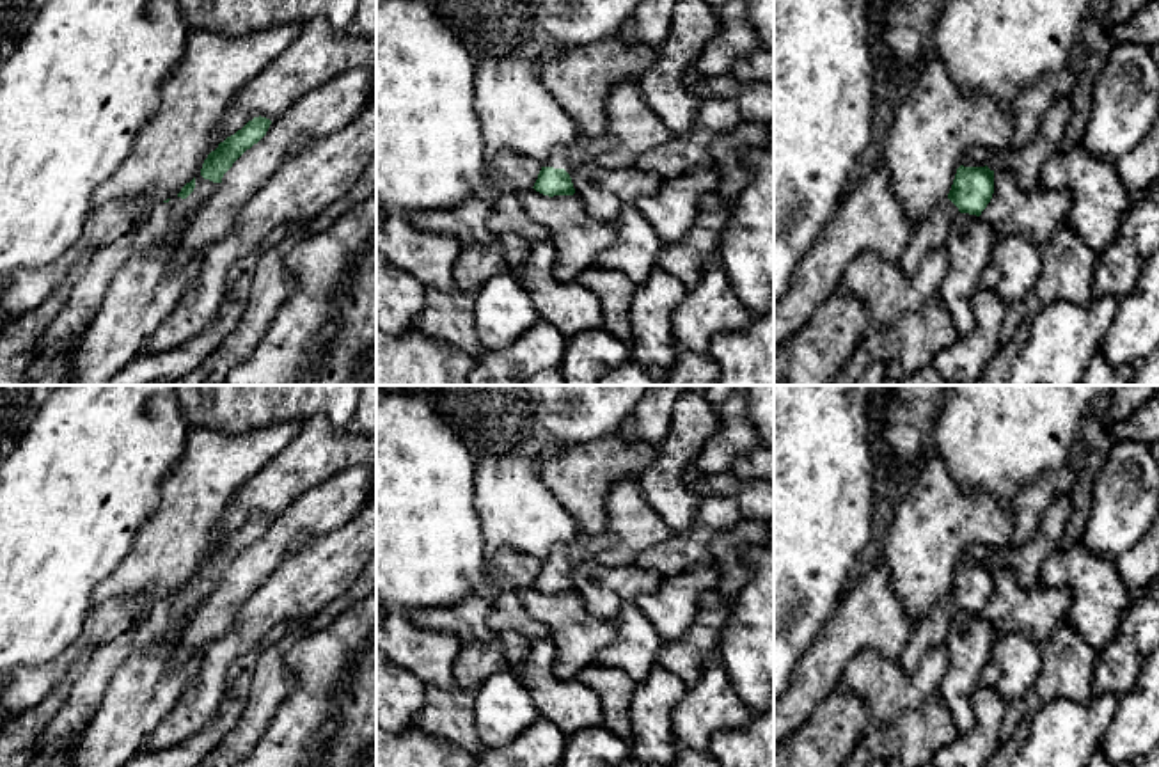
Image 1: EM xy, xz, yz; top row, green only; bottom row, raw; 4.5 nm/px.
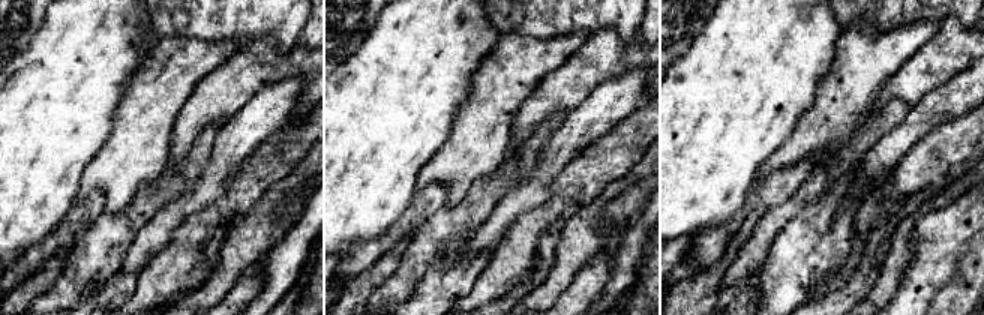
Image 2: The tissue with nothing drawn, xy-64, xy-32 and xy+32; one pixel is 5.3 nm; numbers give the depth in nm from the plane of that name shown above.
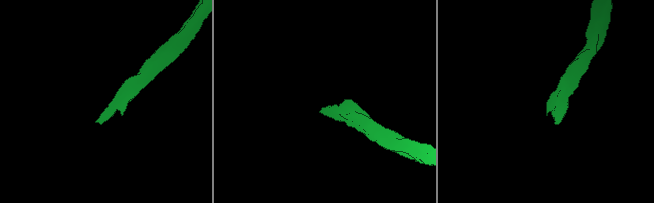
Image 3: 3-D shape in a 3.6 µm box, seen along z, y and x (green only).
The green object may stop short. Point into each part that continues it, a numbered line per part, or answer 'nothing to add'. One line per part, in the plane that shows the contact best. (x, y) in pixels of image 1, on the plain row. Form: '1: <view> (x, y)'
1: xy (164, 620)

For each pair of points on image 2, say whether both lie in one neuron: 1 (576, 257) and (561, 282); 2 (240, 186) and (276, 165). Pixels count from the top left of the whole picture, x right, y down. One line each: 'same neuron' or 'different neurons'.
1: same neuron
2: same neuron

